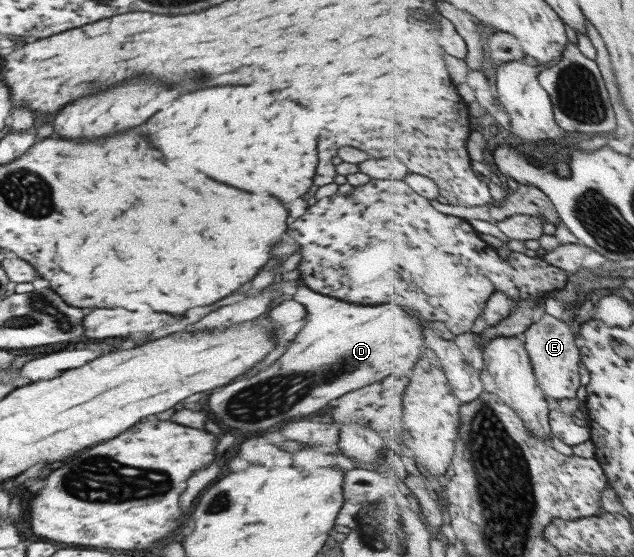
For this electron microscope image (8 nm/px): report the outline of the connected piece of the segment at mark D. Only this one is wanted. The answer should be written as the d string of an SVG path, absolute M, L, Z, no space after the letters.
M297 286L291 291L293 300L305 306L307 317L305 325L297 333L279 359L276 359L271 367L263 371L231 383L223 387L219 393L213 393L209 397L209 409L217 413L217 419L239 431L269 431L271 427L283 425L289 419L299 417L317 417L320 413L330 409L333 399L337 399L345 393L367 387L376 381L386 377L412 376L416 364L422 359L425 346L425 329L418 317L406 310L402 305L359 305L352 304L336 297L329 297L317 293L307 286Z

